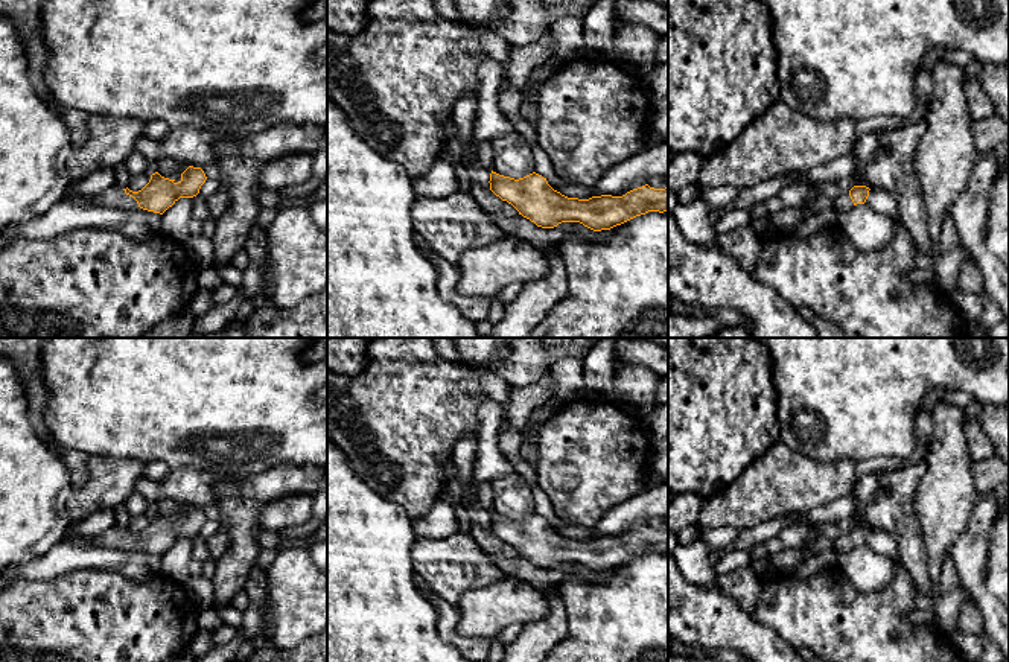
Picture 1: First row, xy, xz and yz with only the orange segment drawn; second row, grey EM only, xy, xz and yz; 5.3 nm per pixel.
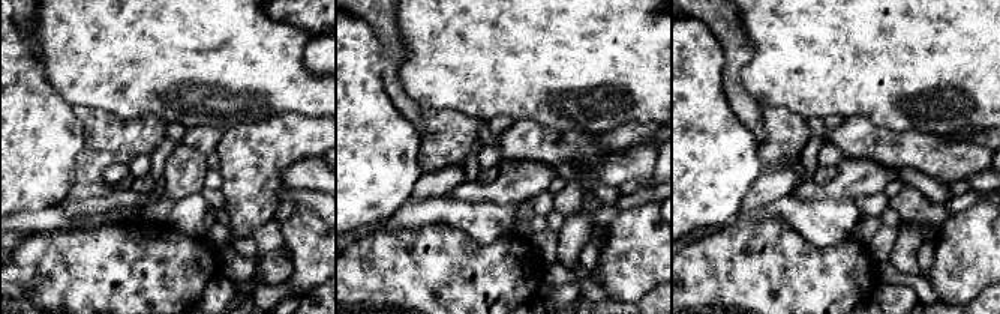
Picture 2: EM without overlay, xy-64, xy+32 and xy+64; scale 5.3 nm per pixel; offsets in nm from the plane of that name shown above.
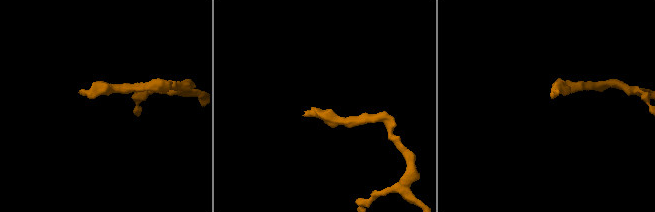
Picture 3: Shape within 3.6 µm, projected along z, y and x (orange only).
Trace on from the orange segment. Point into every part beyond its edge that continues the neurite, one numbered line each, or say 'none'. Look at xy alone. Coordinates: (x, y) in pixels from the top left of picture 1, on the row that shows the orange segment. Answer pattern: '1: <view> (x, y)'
1: xy (114, 197)

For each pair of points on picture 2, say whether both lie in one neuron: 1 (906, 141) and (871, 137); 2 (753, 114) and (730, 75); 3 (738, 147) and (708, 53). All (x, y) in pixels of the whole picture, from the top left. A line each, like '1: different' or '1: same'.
1: same
2: same
3: same

